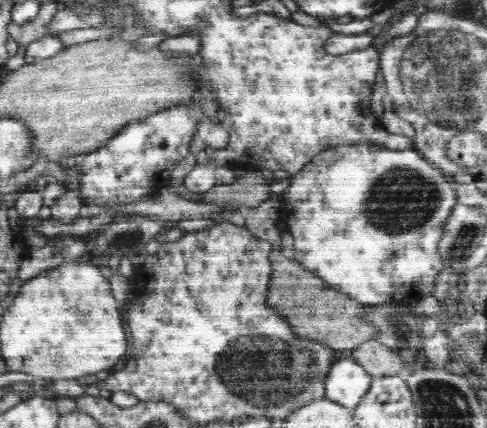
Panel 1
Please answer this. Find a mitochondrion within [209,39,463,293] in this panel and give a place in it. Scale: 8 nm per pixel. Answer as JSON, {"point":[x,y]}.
{"point":[401,200]}

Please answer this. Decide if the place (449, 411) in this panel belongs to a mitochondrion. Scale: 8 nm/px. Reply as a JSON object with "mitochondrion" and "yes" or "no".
{"mitochondrion":"yes"}

